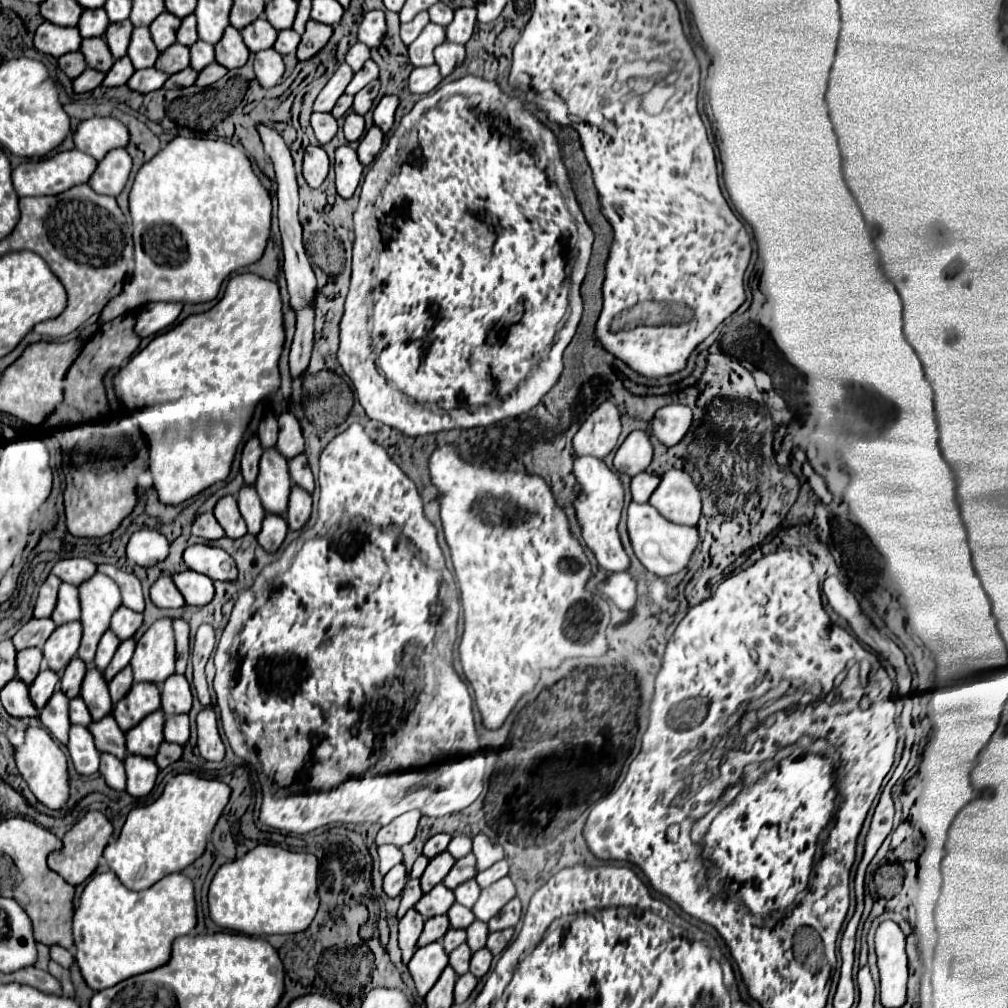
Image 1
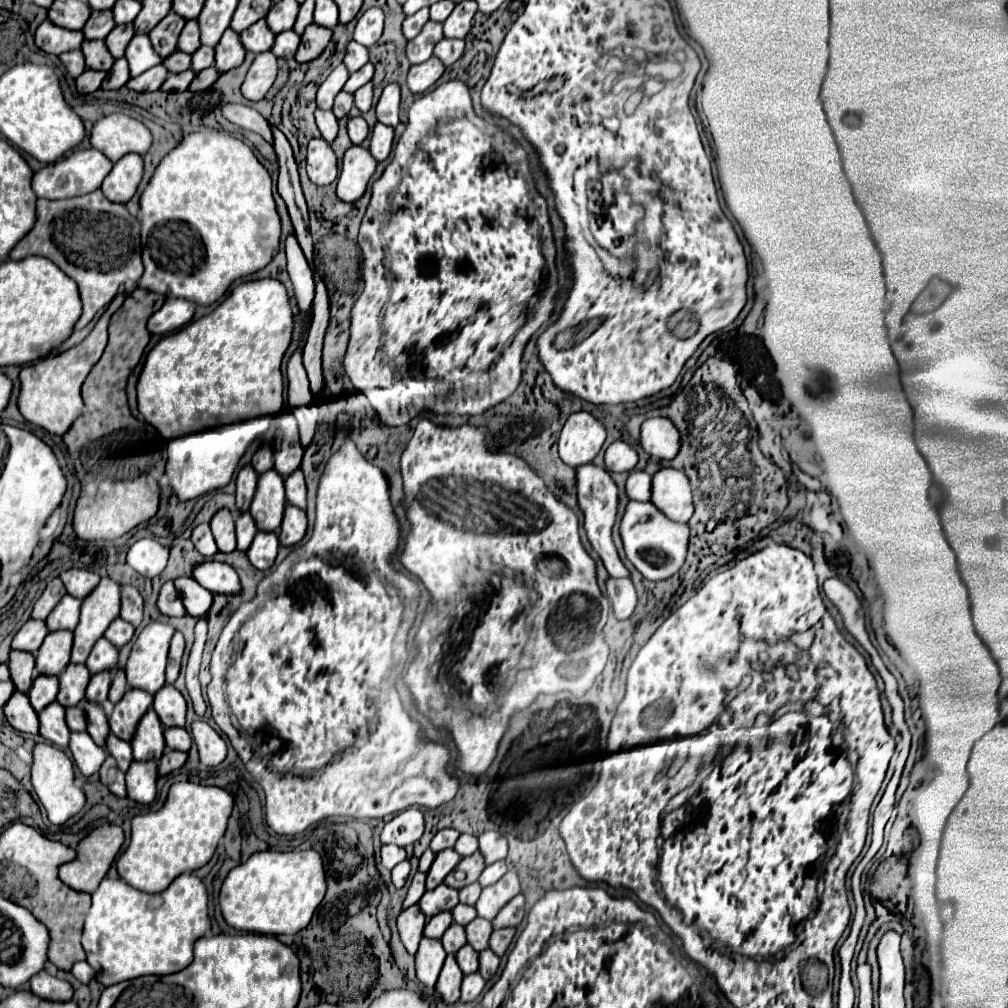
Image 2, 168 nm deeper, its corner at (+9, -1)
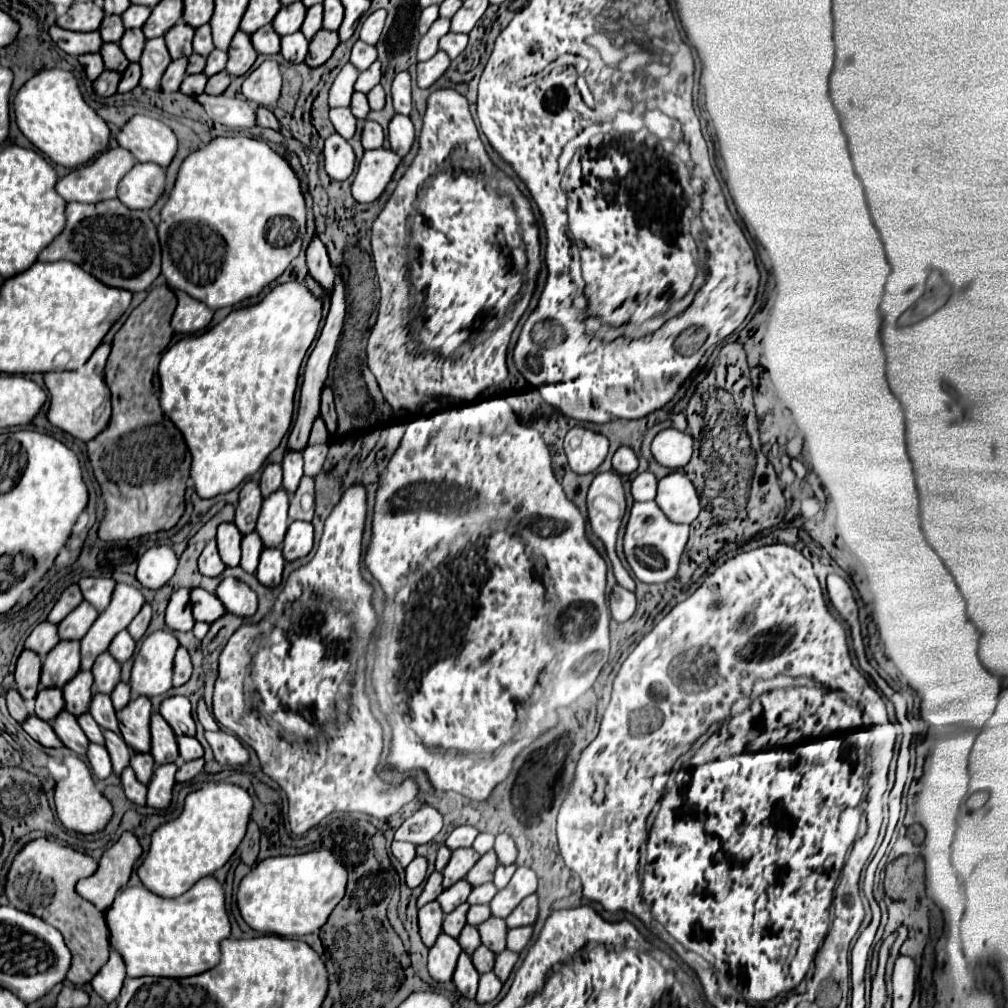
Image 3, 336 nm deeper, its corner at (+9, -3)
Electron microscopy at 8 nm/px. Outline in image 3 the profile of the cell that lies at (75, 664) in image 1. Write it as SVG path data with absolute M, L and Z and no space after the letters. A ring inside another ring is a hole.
M81 671L77 673L77 677L73 677L73 681L69 681L63 689L63 697L65 697L65 709L73 715L81 715L89 711L89 703L93 697L93 675L89 671Z

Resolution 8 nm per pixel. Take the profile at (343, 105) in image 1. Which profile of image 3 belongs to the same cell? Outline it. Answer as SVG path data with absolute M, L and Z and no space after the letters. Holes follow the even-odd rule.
M355 93L353 95L353 101L351 101L351 111L355 117L359 119L365 119L369 115L369 101L367 101L367 95L365 93Z

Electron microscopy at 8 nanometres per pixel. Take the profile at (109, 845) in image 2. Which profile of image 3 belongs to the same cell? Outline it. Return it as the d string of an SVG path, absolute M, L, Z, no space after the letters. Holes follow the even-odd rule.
M123 833L119 841L101 857L97 873L77 883L77 893L91 901L97 909L109 909L115 895L131 879L131 873L141 855L143 847L139 845L137 837L133 833Z

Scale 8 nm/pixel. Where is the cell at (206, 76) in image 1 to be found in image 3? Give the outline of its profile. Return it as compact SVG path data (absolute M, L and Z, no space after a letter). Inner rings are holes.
M221 71L221 73L213 75L213 77L209 77L209 83L205 87L205 93L209 93L209 95L221 95L229 87L229 83L231 83L229 73L227 71Z

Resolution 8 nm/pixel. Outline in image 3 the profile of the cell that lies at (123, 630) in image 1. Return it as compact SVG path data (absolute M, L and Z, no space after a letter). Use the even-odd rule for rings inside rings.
M121 631L121 633L113 639L113 643L111 643L111 647L109 647L109 653L111 653L119 663L125 663L125 661L133 655L133 651L135 651L135 641L133 641L133 637L131 637L127 631Z

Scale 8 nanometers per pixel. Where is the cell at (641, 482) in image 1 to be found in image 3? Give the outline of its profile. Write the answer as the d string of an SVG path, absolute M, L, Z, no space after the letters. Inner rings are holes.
M643 471L635 477L631 485L631 493L635 501L651 501L657 493L657 477L651 471Z

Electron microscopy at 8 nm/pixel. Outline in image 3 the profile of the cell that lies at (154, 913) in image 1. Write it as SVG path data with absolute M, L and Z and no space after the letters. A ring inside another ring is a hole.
M203 877L193 889L175 899L165 899L145 887L125 887L105 913L115 947L127 965L127 977L191 977L221 963L221 941L231 935L231 919L225 907L223 885L215 877Z

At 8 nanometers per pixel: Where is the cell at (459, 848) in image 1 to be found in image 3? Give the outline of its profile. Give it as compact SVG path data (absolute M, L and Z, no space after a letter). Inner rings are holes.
M481 833L481 835L475 839L473 849L475 849L479 855L485 855L487 851L493 849L493 843L495 843L495 835L491 835L491 833Z

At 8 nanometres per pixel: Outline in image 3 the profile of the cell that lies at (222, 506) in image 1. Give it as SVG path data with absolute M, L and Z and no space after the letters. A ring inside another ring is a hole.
M223 523L217 531L217 547L223 563L227 567L237 567L241 561L241 531L235 523Z

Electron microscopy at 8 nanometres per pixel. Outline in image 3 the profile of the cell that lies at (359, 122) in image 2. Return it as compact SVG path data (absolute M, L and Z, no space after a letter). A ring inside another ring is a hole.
M367 121L363 127L363 135L361 135L363 147L365 149L381 149L383 141L385 141L385 131L379 123L375 121Z

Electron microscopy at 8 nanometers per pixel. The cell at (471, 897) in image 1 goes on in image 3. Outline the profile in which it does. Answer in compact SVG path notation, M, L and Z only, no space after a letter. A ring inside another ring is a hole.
M485 883L481 887L473 887L467 903L469 905L477 905L477 903L489 903L497 893L497 887L493 883Z

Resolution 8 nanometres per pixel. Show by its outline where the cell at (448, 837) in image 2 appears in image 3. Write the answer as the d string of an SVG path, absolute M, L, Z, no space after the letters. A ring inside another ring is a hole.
M463 825L463 827L457 827L447 839L445 839L445 845L449 849L459 849L459 847L471 847L475 837L479 835L479 831L475 827L469 827L469 825Z

